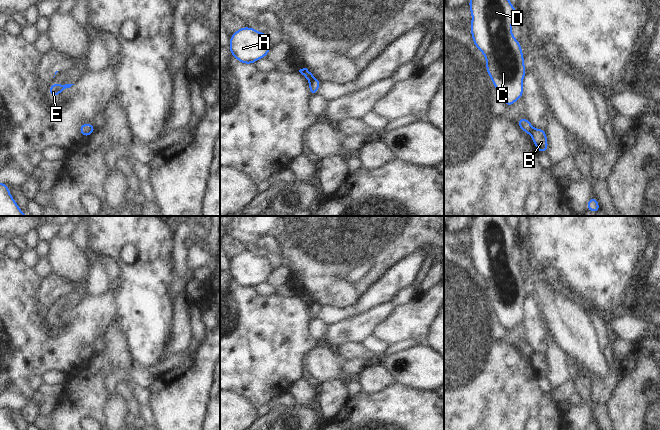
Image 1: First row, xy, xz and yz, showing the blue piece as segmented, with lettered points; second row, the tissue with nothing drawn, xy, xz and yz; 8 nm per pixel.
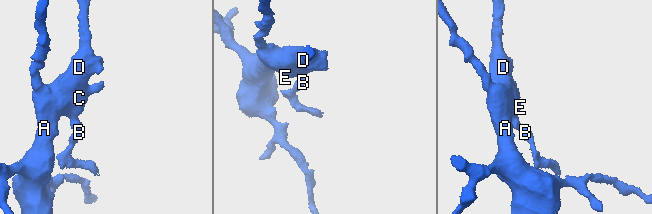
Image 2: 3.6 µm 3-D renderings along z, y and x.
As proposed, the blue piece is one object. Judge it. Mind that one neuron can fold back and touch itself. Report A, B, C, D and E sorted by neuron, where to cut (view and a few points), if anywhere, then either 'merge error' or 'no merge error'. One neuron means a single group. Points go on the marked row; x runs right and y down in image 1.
A C D E / B; cut in yz along (534, 128), (530, 134); merge error

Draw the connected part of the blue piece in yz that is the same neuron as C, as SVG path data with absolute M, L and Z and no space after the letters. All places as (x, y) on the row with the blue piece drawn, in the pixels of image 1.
M469 0L472 15L470 31L476 48L484 54L486 71L494 84L500 99L510 107L523 98L523 78L527 73L520 41L512 34L517 9L510 0Z

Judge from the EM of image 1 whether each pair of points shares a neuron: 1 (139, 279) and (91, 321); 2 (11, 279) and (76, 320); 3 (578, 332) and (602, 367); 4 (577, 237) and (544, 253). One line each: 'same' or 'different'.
1: different
2: same
3: same
4: same

